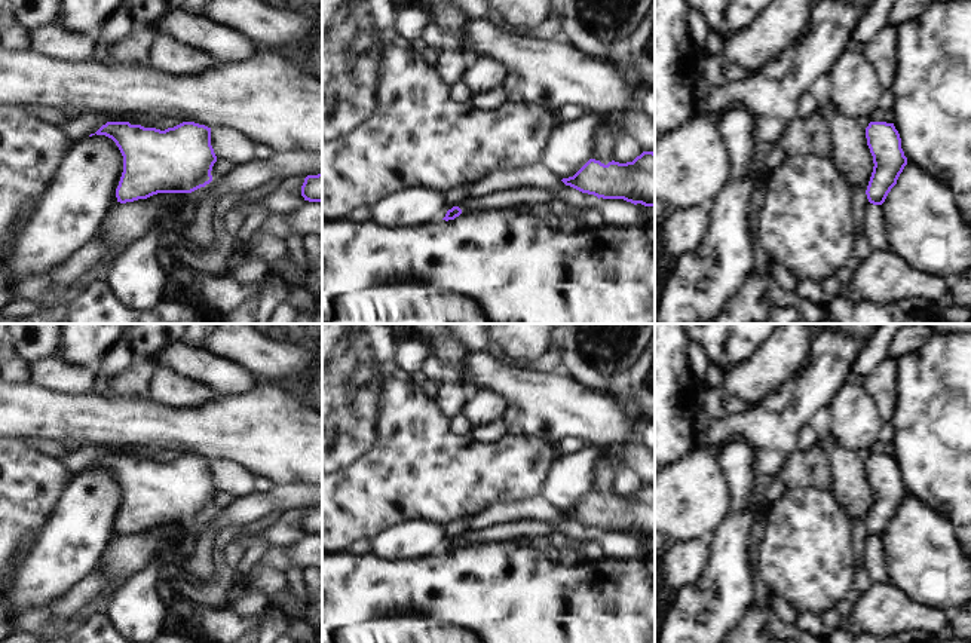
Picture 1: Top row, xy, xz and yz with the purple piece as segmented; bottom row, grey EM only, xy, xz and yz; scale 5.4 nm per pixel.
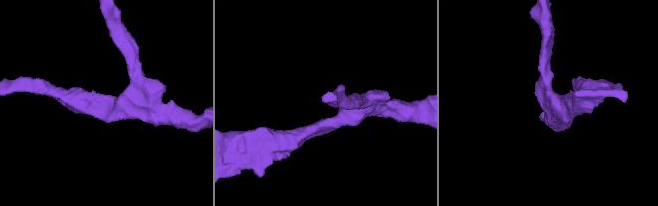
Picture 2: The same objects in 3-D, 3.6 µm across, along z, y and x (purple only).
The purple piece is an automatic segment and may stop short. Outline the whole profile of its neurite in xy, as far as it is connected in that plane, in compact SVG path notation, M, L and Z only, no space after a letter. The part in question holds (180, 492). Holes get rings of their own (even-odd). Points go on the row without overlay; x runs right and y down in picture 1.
M107 454L97 465L111 471L123 489L116 521L117 535L147 532L157 526L192 526L212 514L217 489L211 460L183 454L165 463Z

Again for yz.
M870 454L866 471L874 496L866 527L870 536L882 538L907 497L907 490L894 456Z

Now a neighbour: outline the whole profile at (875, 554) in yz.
M869 535L863 564L874 585L891 585L882 538L873 538Z

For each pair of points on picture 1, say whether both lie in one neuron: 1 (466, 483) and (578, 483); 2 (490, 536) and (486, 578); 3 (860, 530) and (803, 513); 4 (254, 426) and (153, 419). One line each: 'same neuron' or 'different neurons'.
1: different neurons
2: different neurons
3: different neurons
4: same neuron

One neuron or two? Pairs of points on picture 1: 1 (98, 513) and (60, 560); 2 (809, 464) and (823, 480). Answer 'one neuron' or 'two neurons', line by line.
1: one neuron
2: one neuron

